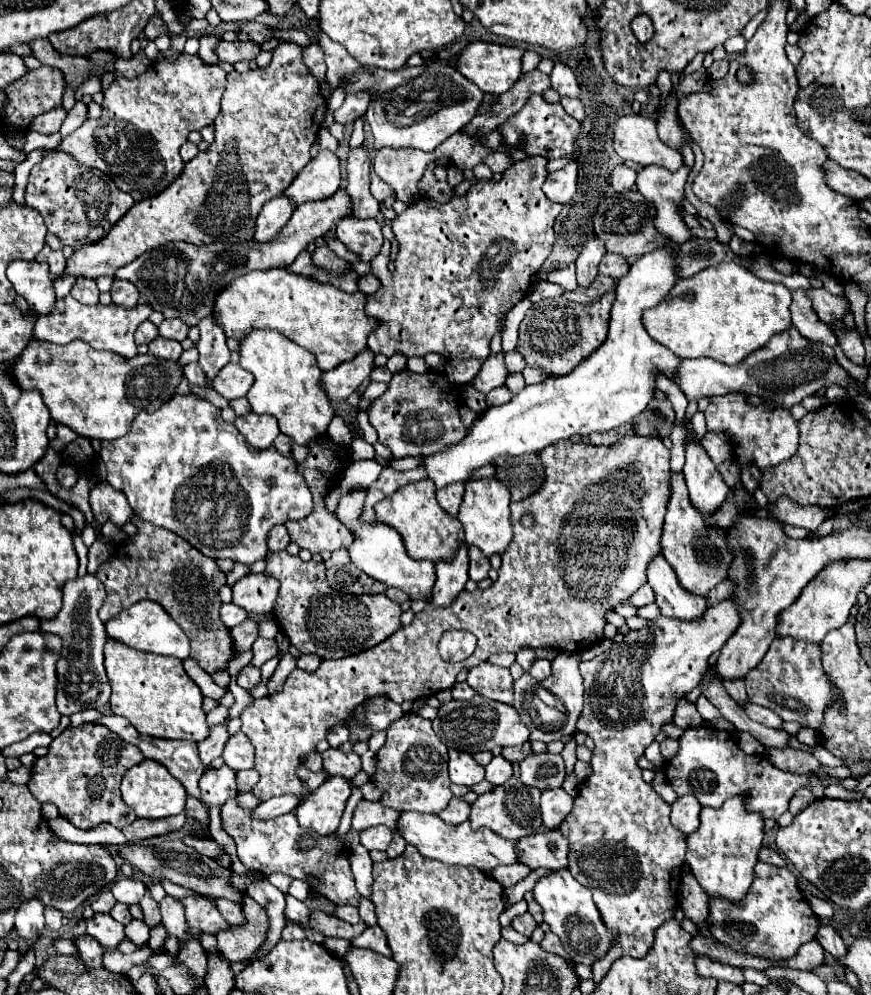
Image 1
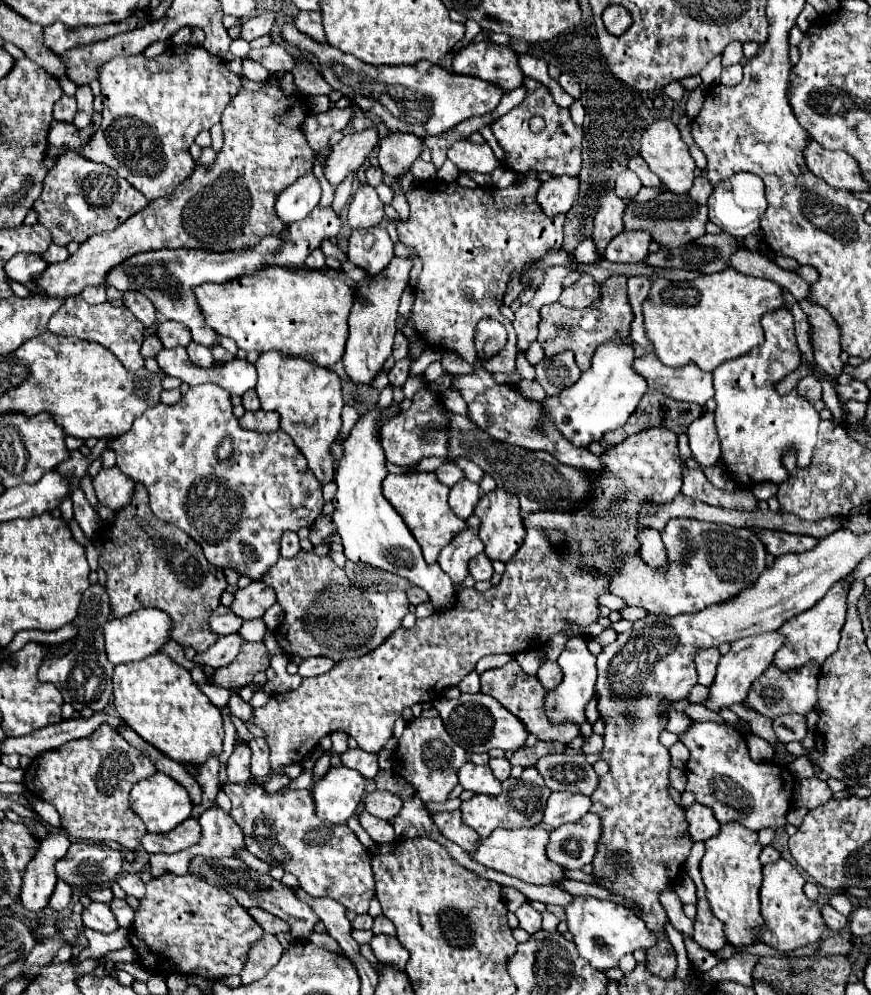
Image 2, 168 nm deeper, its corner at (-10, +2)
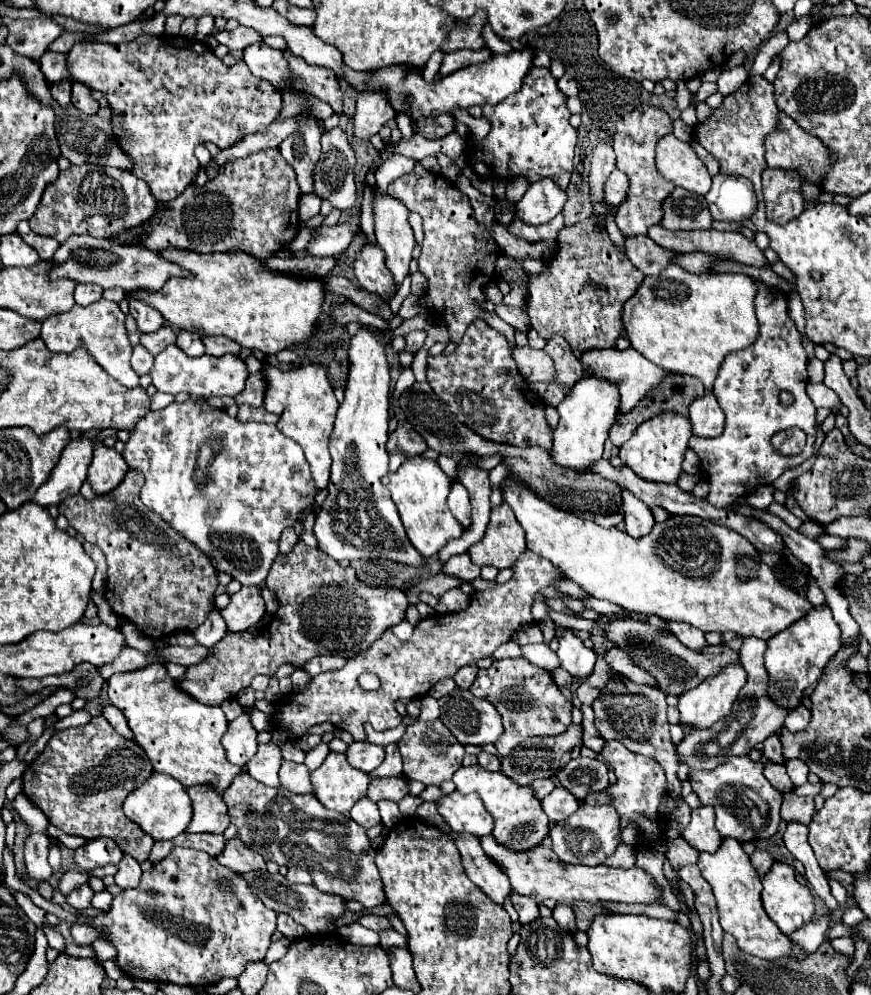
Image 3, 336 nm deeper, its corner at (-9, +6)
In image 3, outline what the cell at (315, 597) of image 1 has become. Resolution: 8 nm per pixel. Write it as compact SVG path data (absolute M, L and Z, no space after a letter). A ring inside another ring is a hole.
M298 543L288 555L278 555L274 559L266 579L266 587L276 593L280 603L278 611L272 617L272 623L258 633L226 633L226 637L210 649L210 657L206 657L206 661L190 665L184 677L174 679L178 689L204 705L222 705L224 701L228 701L230 697L234 699L242 689L246 689L256 675L274 675L280 665L290 663L294 667L304 667L304 663L316 655L342 655L346 659L354 657L356 653L368 649L392 625L400 623L408 607L408 599L402 589L372 587L360 581L352 567L342 569L338 561L334 561L320 549L306 547L304 543Z

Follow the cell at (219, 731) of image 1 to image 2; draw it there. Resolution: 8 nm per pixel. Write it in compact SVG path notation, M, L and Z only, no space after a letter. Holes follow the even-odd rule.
M213 755L209 757L203 765L201 765L201 773L197 775L197 781L203 789L203 803L199 807L193 809L193 817L199 817L207 807L215 805L215 795L219 791L219 779L217 779L217 771L219 771L219 757Z

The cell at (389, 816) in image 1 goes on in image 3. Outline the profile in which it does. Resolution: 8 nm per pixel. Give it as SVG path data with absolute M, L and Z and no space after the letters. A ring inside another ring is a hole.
M398 775L398 777L374 777L368 785L368 799L374 803L382 799L390 799L398 803L402 797L408 795L408 779Z

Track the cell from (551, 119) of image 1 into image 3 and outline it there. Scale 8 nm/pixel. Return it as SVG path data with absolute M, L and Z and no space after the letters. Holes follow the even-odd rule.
M534 67L514 97L506 97L506 101L498 105L484 105L482 115L490 121L488 135L482 141L468 137L464 147L466 161L478 177L510 181L522 175L528 183L548 177L562 189L568 187L576 129L568 123L570 111L566 107L566 95L560 93L556 79L548 69Z

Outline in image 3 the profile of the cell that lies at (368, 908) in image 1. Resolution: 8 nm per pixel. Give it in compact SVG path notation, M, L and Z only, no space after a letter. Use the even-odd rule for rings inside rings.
M388 929L388 931L382 931L382 933L380 933L380 947L382 947L382 949L406 947L406 945L408 945L406 937L402 937L398 931L392 931L392 929Z

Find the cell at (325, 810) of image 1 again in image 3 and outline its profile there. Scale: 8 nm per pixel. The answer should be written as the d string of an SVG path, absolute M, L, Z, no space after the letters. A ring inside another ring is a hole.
M330 751L326 761L310 773L310 781L314 795L324 807L348 813L366 795L370 775L354 769L342 753Z

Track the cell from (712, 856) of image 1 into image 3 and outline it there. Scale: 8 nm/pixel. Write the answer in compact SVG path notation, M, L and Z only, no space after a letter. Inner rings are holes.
M724 839L714 855L700 853L698 867L702 871L702 877L712 885L722 929L736 939L736 945L742 951L766 961L778 961L782 957L792 957L796 961L806 959L806 951L798 947L788 935L780 933L776 923L766 915L760 899L762 883L750 863L750 857L742 851L742 843L734 839Z

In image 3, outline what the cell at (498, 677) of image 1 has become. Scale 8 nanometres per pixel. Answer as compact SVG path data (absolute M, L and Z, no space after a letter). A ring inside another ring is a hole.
M524 657L494 661L488 669L480 669L470 687L470 693L474 697L490 701L502 715L504 733L494 743L500 755L510 753L520 741L528 737L558 735L566 731L566 727L572 723L570 703L564 699L558 685L552 681L550 673L546 669L532 665Z

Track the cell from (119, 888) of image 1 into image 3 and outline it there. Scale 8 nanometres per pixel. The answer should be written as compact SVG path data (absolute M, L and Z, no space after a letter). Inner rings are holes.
M124 855L120 865L118 865L118 873L114 875L114 879L116 879L118 887L126 889L126 887L136 887L140 883L140 875L142 875L140 863L134 861L134 857Z

